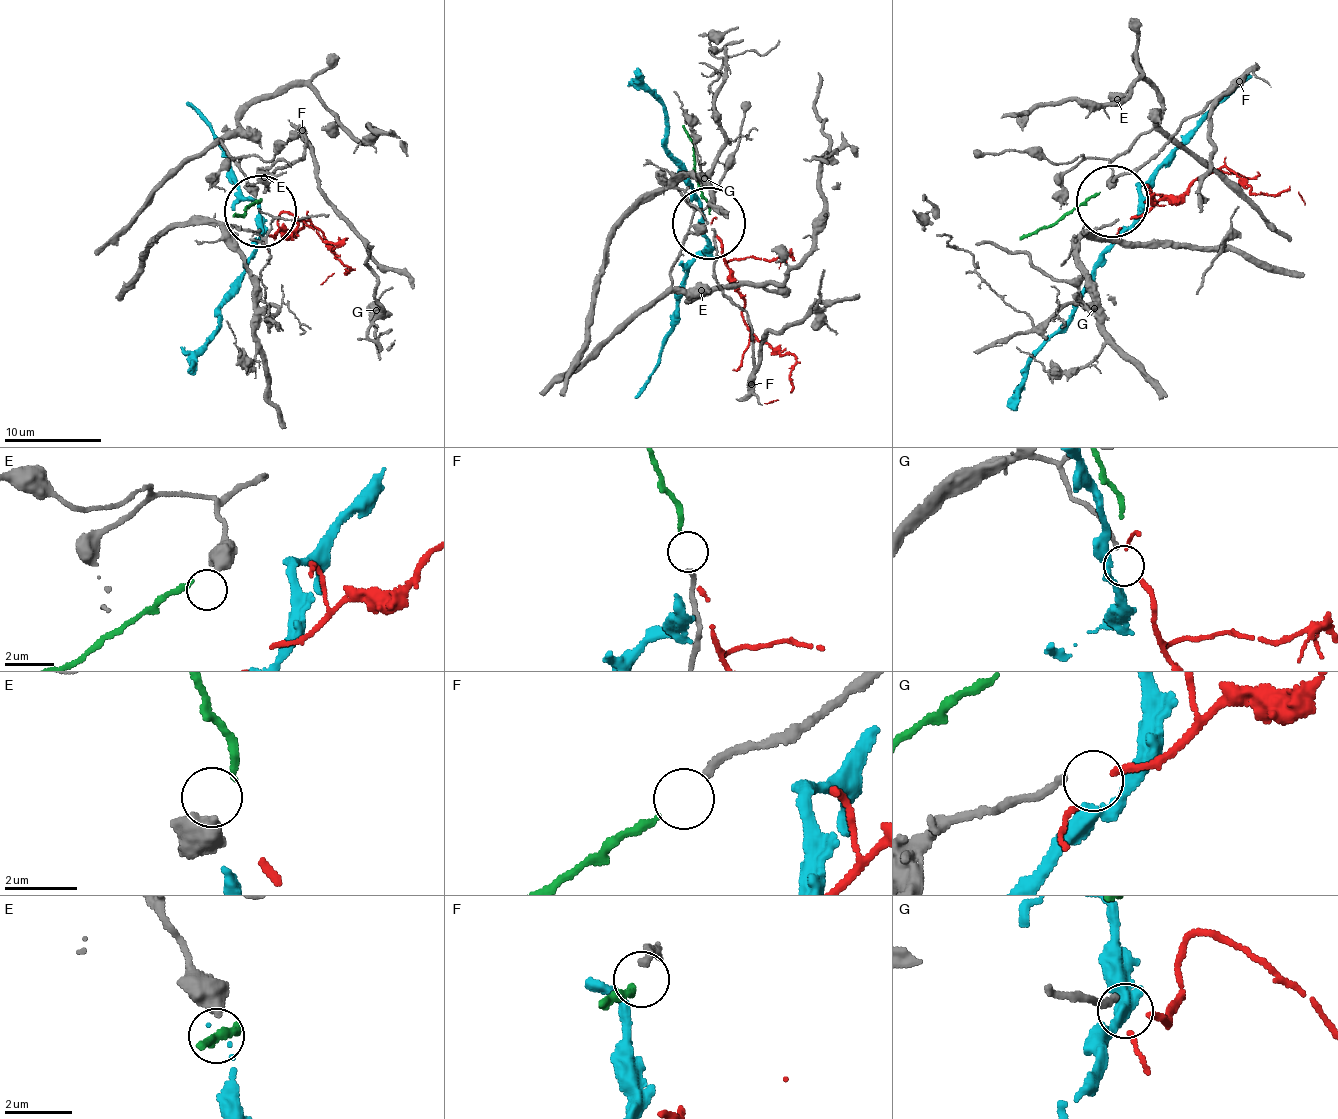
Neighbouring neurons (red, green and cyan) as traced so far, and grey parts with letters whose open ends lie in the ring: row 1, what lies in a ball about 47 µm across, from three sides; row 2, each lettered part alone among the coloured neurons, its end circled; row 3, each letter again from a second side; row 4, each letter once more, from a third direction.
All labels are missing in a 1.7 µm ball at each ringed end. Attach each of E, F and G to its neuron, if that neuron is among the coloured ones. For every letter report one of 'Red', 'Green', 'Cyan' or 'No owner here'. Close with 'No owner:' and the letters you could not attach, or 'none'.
E: No owner here
F: Green
G: Red
No owner: E

